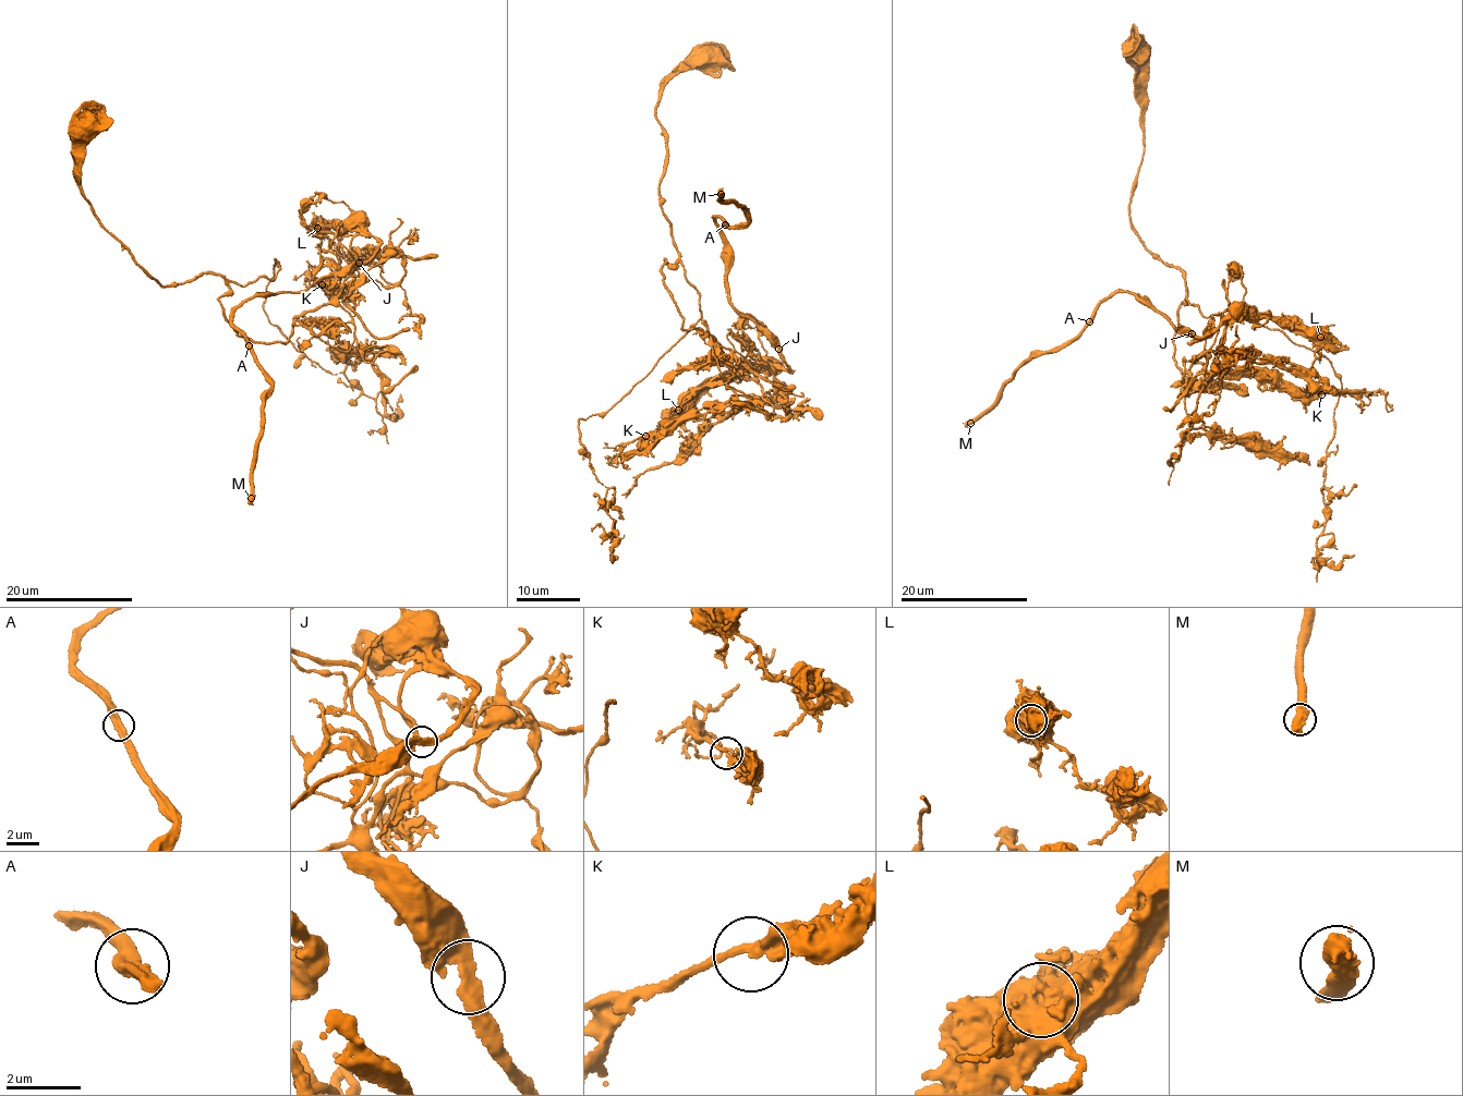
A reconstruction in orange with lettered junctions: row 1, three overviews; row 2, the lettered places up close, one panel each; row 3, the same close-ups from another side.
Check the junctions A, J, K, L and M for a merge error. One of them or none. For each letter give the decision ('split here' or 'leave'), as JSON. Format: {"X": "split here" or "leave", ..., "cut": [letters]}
{"A": "leave", "J": "leave", "K": "leave", "L": "split here", "M": "leave", "cut": ["L"]}

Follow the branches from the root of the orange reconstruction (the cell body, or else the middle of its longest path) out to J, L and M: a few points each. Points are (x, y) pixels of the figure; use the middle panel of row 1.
J: (701, 52), (655, 106), (661, 209), (678, 257), (662, 276), (681, 328), (754, 369), (788, 369), (780, 349)
L: (701, 52), (655, 106), (678, 257), (661, 268), (681, 328), (759, 355), (678, 409)
M: (701, 52), (655, 106), (662, 276), (681, 328), (787, 370), (732, 303), (714, 218), (747, 216), (721, 194)

